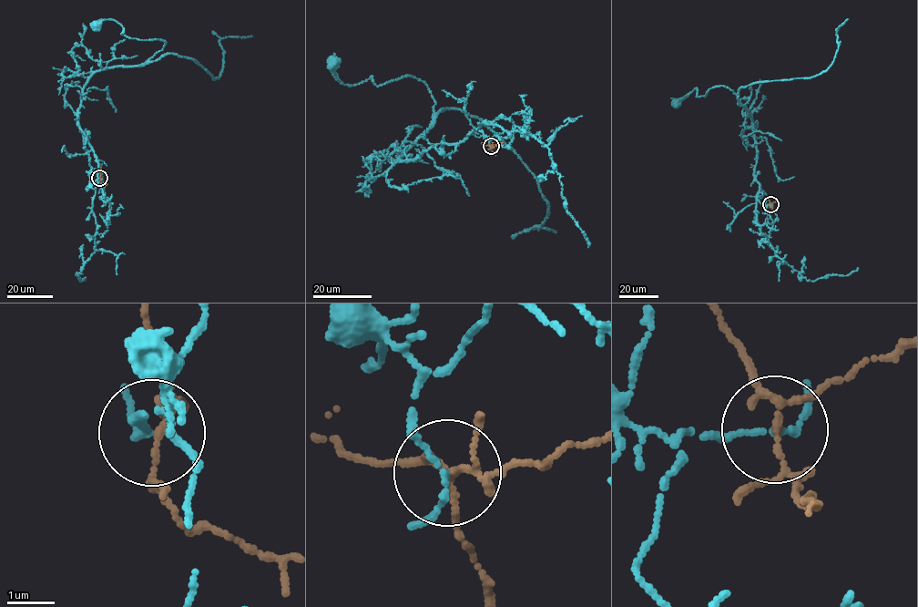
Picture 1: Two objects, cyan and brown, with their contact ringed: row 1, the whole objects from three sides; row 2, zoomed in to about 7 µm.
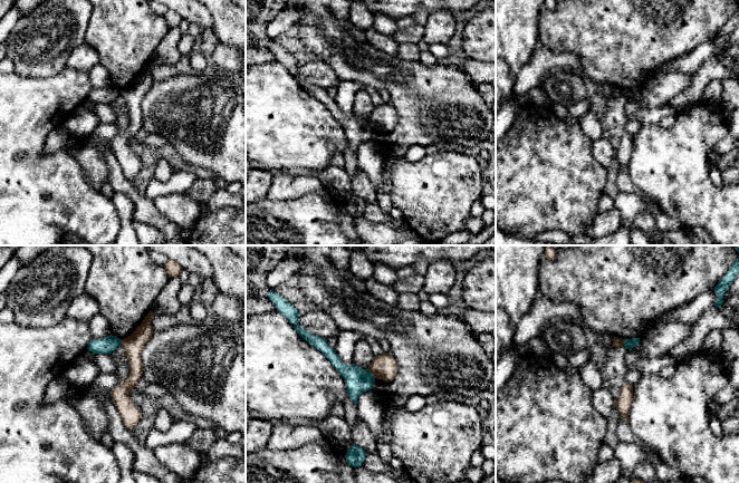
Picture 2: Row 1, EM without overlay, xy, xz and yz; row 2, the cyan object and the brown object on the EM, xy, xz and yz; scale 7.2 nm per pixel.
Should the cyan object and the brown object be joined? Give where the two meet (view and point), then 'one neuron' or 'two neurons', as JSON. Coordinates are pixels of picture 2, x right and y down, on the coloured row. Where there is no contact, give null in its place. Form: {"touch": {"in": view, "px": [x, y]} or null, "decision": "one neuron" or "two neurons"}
{"touch": {"in": "xz", "px": [370, 373]}, "decision": "two neurons"}

